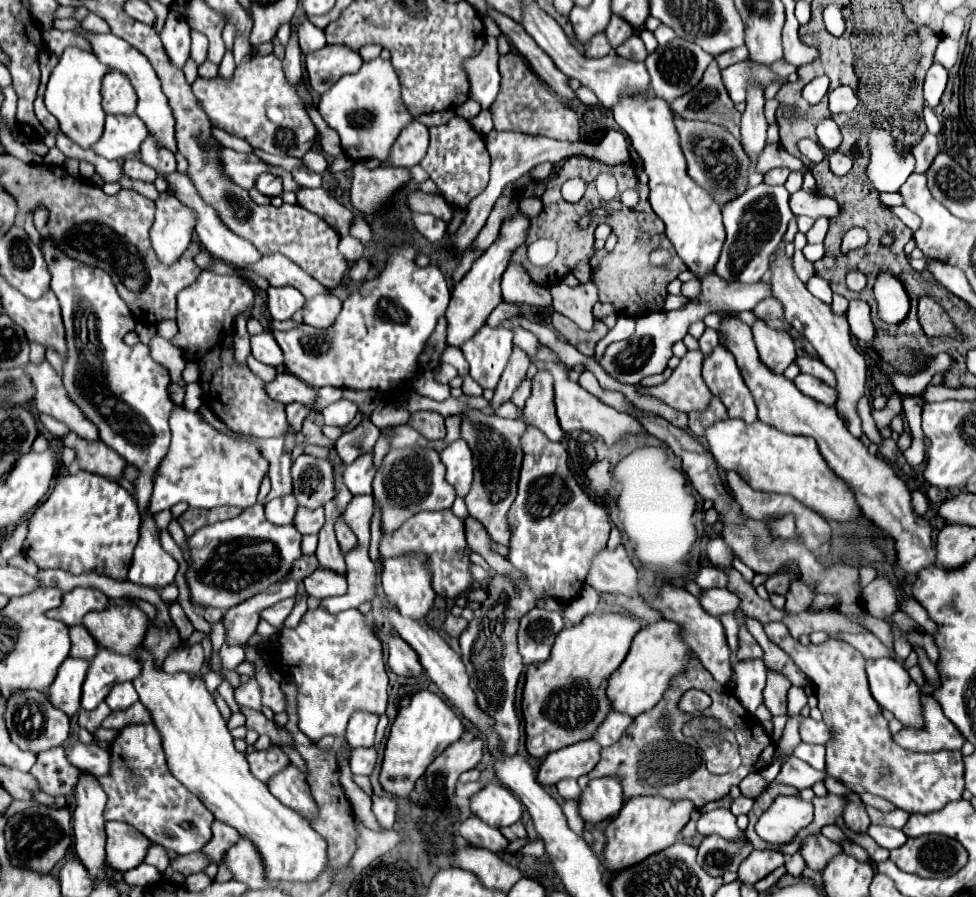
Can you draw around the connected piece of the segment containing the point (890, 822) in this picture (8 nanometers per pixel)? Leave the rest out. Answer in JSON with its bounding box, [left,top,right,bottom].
[866,806,910,830]

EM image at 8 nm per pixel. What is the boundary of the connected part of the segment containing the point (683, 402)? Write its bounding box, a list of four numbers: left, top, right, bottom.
[654,350,712,412]

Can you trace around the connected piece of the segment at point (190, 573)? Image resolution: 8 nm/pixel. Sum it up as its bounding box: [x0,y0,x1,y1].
[184,504,302,612]

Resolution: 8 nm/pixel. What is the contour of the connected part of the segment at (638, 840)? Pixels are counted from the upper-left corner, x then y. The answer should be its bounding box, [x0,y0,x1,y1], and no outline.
[604,796,696,872]

